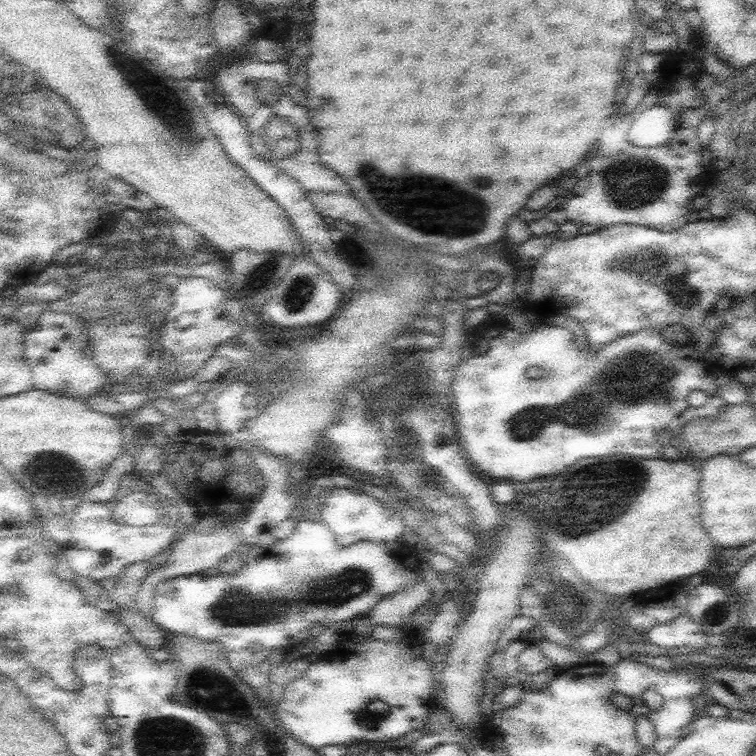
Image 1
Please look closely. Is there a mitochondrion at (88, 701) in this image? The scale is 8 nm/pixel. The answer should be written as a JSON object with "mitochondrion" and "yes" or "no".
{"mitochondrion":"no"}

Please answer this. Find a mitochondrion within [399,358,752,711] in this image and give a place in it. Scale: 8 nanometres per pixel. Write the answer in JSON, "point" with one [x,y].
{"point":[717,613]}

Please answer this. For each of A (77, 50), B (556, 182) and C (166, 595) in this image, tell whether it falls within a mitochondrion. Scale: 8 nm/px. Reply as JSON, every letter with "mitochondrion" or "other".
{"A":"other","B":"other","C":"other"}

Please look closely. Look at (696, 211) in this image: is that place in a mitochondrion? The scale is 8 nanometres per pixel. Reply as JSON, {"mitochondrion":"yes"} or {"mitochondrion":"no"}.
{"mitochondrion":"no"}

